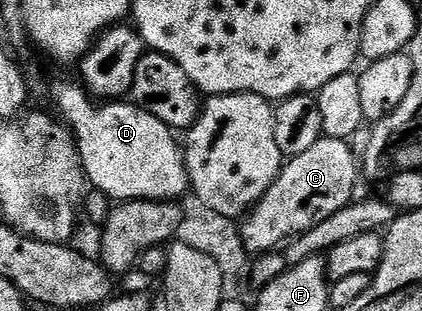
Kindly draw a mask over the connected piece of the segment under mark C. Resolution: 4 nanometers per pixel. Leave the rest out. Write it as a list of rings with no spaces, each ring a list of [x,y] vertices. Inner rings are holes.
[[[322,137],[315,145],[311,145],[311,149],[307,149],[307,153],[292,156],[282,166],[271,189],[267,189],[264,197],[240,220],[239,230],[246,252],[276,252],[281,247],[280,243],[288,244],[305,231],[311,230],[317,223],[326,221],[332,214],[354,202],[353,190],[357,187],[357,175],[359,179],[359,155],[349,146],[344,139]]]

